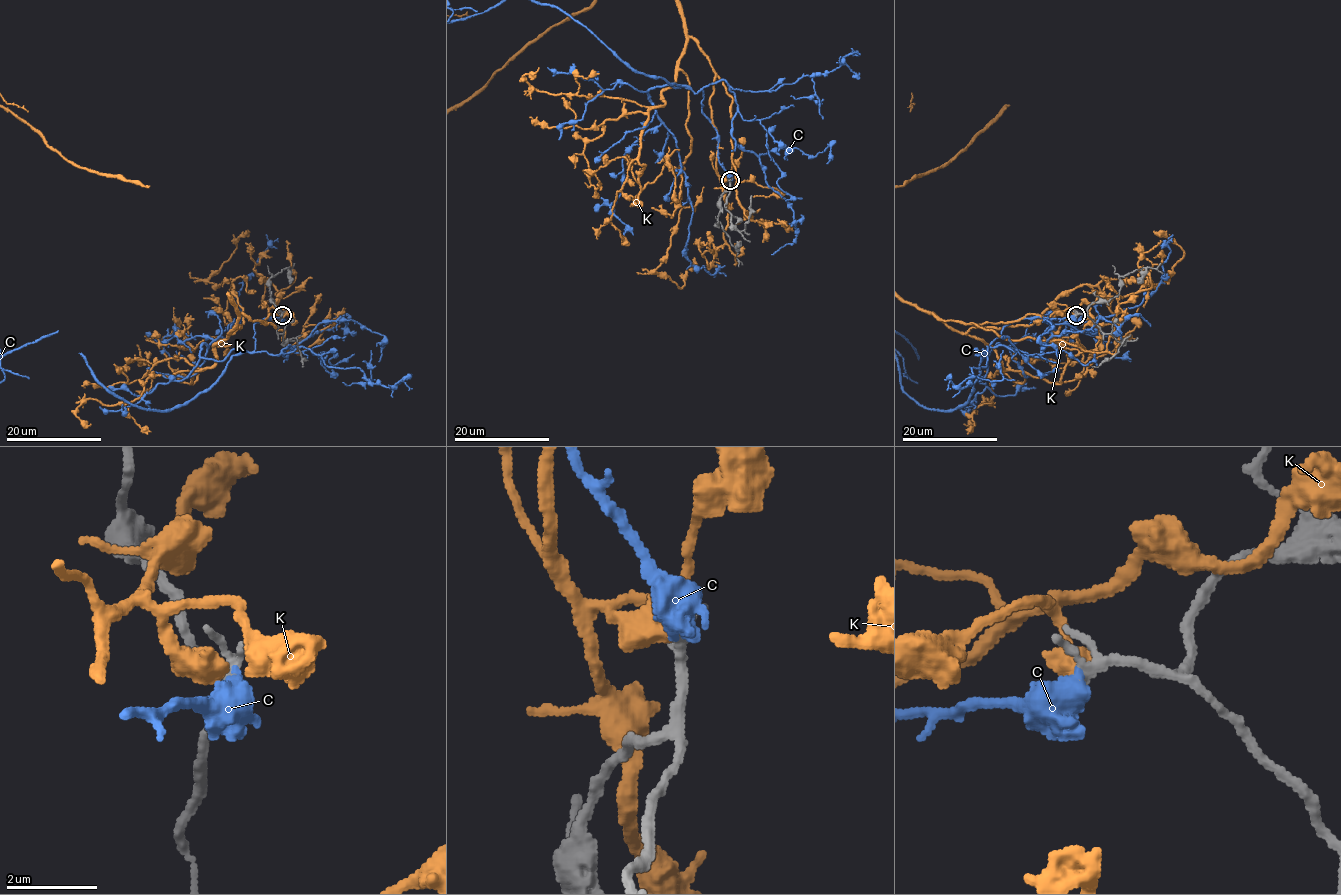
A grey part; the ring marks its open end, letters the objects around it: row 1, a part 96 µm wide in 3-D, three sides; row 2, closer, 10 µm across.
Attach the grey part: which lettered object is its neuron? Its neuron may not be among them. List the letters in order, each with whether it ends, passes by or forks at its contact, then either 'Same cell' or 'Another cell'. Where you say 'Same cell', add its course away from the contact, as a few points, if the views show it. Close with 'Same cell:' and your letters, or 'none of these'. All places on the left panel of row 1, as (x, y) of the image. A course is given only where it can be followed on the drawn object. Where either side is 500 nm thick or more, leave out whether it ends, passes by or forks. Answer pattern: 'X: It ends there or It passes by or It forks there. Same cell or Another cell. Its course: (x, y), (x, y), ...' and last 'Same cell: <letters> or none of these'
C: Same cell
K: Another cell
Same cell: C

